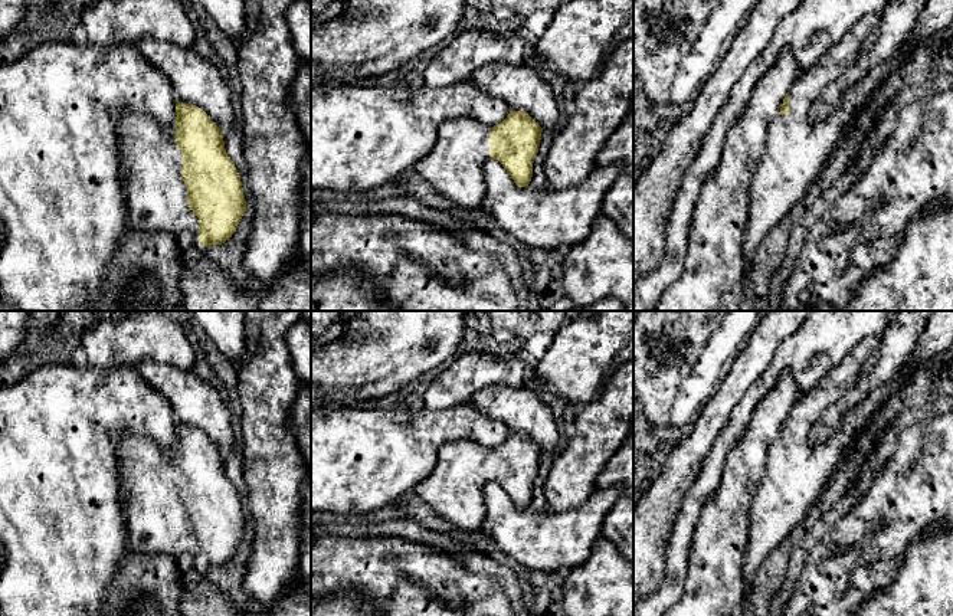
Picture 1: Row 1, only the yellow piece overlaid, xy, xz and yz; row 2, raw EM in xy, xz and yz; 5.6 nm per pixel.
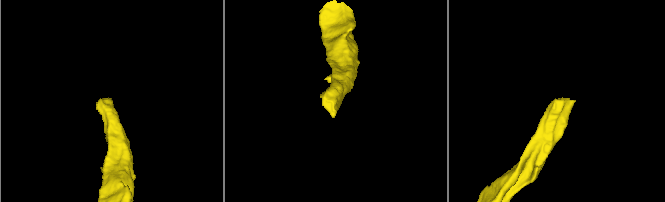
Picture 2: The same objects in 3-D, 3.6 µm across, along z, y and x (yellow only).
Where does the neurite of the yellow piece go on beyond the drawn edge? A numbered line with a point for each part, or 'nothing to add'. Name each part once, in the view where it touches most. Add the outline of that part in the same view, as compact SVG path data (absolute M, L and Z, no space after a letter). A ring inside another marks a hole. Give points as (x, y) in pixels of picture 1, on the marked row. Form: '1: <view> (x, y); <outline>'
1: xy (156, 195); M125 109L118 135L128 226L144 233L170 233L181 245L199 240L199 217L187 204L174 134L167 137L155 119Z

